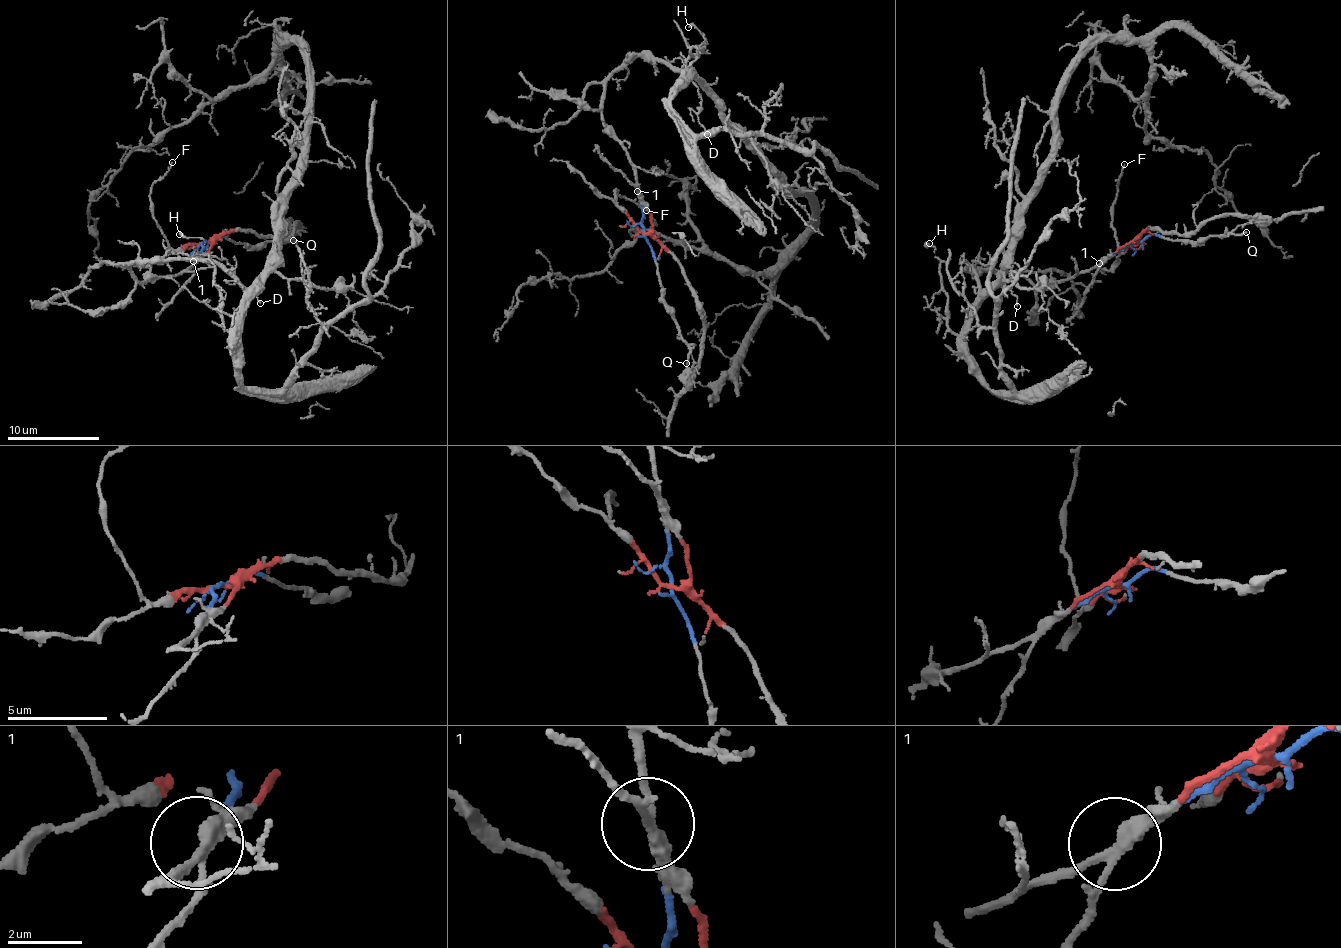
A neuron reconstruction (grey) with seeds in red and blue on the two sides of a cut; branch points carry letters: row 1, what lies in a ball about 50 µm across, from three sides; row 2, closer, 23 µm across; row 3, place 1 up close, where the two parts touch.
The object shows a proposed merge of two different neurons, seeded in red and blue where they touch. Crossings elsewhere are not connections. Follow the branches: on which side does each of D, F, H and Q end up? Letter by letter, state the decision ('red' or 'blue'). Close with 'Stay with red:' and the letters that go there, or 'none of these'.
D: blue
F: red
H: blue
Q: blue
Stay with red: F

